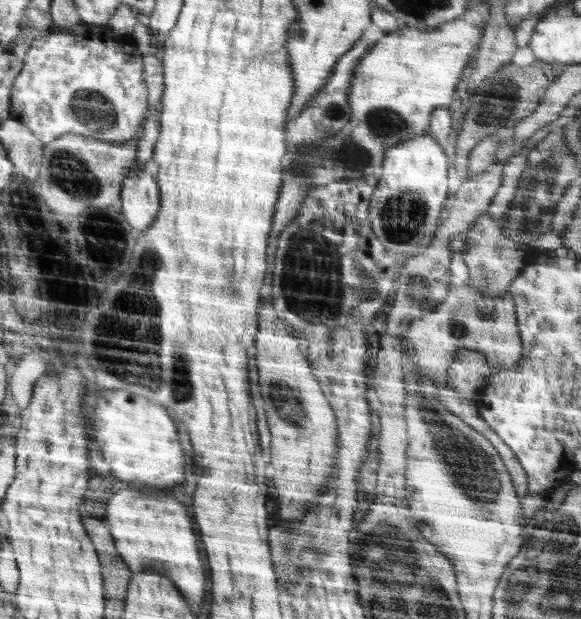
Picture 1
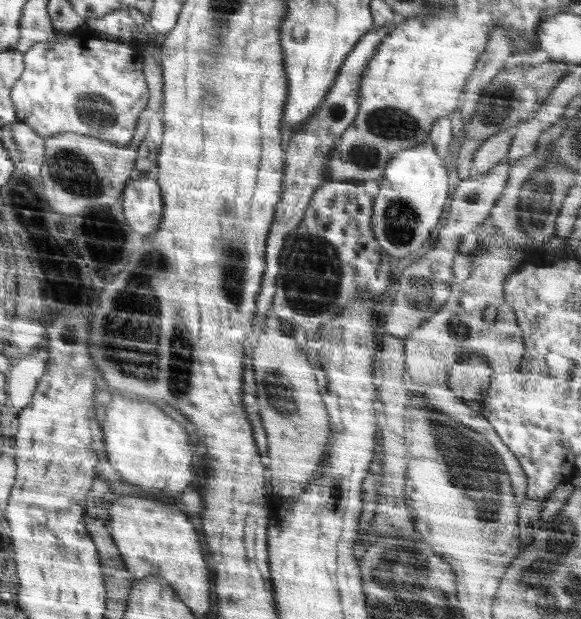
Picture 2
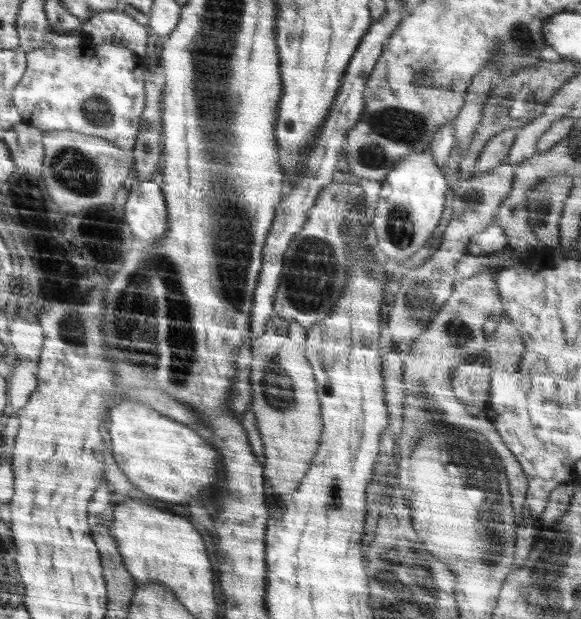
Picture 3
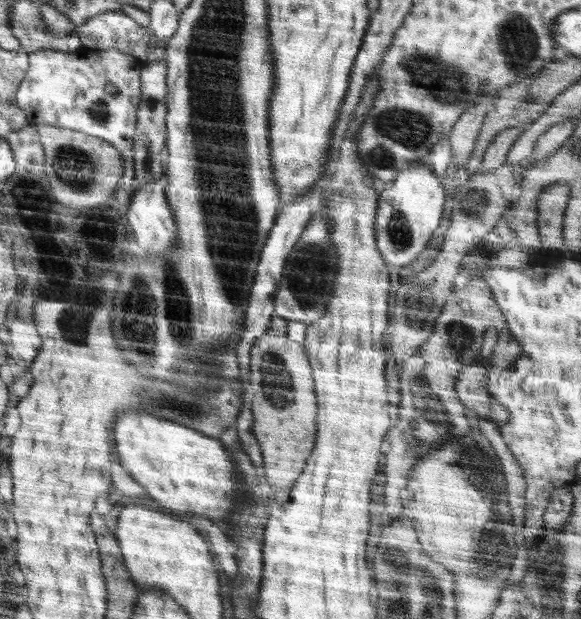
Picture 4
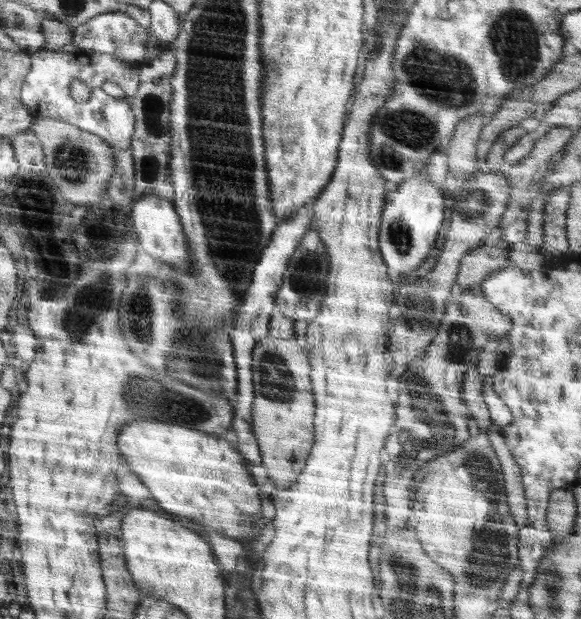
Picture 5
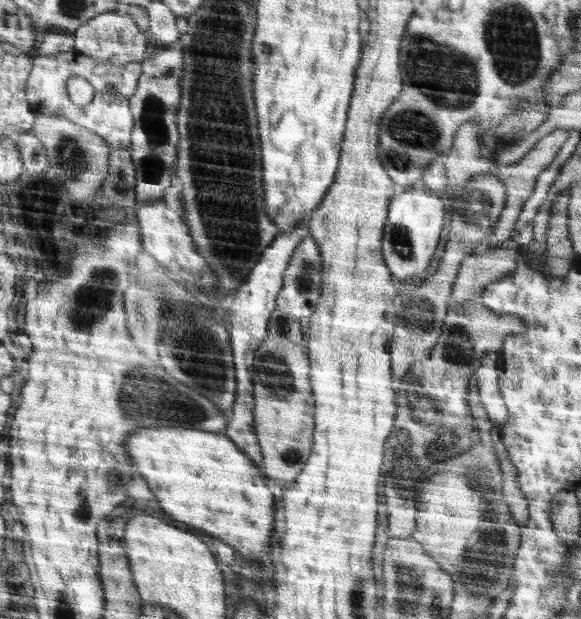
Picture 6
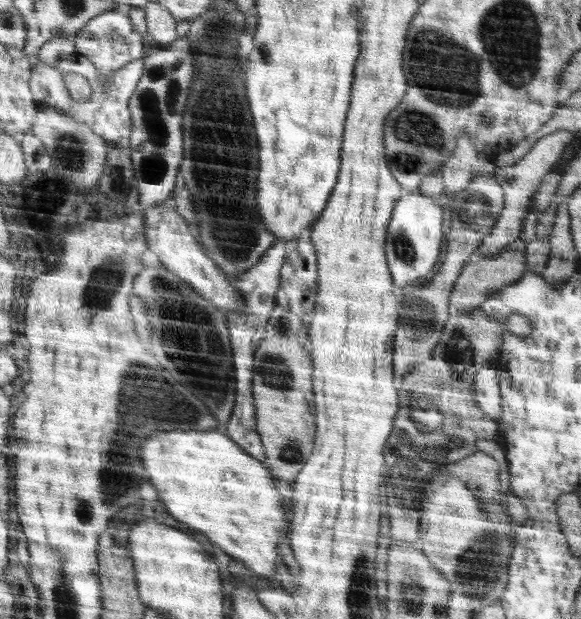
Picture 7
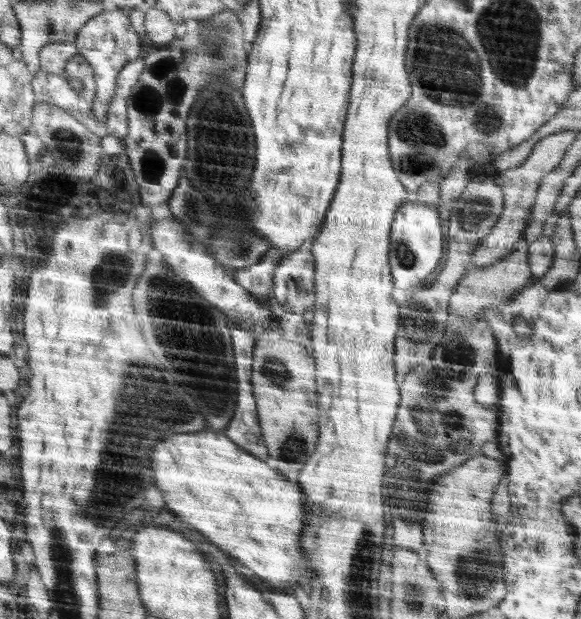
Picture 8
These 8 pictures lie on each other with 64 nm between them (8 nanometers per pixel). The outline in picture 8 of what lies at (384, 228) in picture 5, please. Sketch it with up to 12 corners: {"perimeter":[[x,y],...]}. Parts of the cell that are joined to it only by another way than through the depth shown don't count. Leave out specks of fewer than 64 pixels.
{"perimeter":[[413,197],[392,226],[396,288],[414,288],[444,250],[434,205]]}

